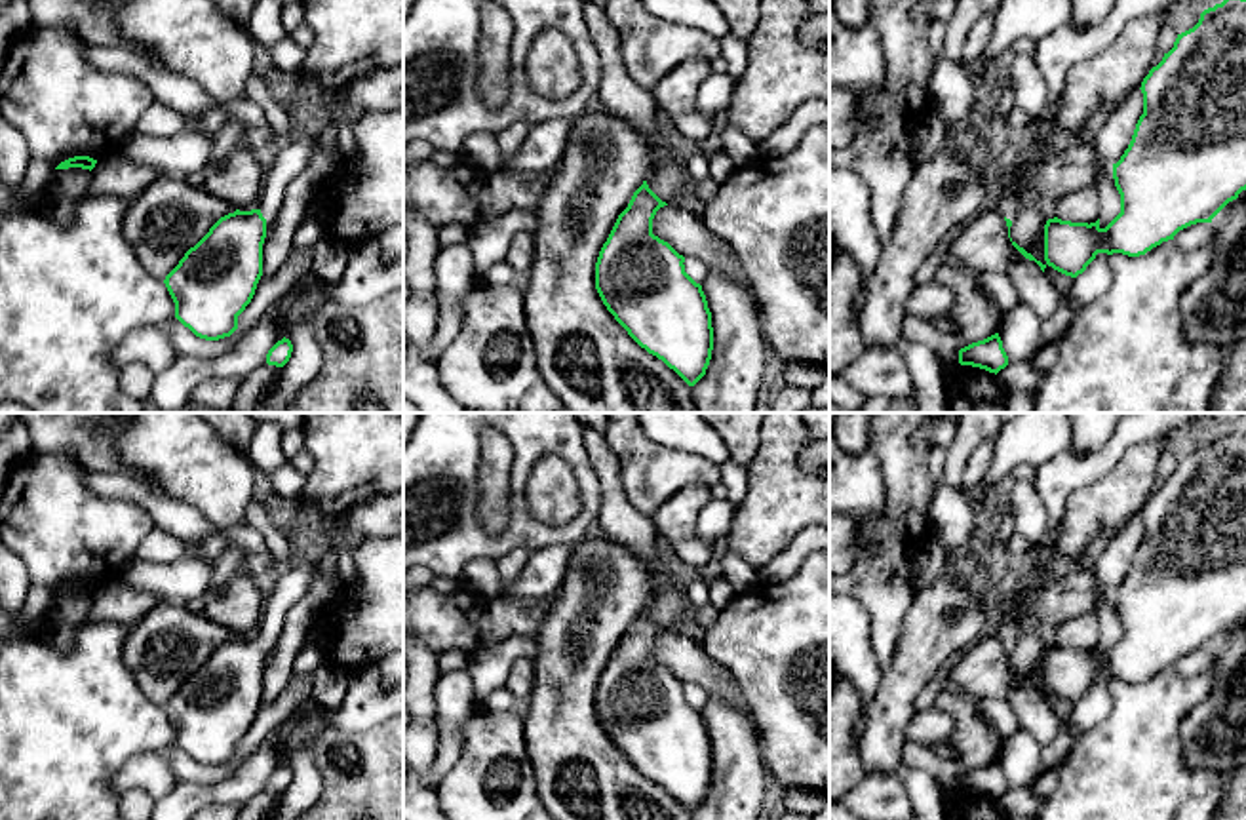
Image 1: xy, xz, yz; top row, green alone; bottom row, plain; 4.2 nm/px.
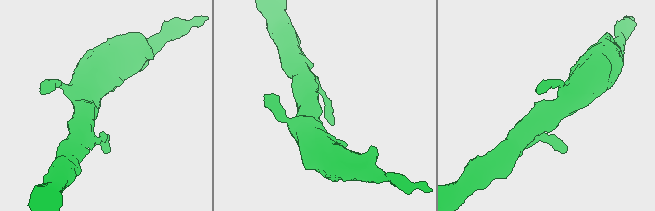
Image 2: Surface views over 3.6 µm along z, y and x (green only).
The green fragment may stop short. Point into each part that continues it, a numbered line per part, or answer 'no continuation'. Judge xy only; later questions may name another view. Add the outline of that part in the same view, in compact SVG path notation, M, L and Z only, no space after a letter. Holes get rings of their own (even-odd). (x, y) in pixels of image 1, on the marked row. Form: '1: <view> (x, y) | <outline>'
1: xy (286, 160) | M304 135L295 141L283 141L270 148L266 158L266 179L259 198L259 209L266 223L272 223L283 204L285 190L302 171L314 154L314 137Z

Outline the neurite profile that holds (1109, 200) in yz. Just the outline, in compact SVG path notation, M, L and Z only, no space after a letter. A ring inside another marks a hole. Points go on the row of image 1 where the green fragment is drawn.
M1105 158L1096 190L1100 196L1100 228L1105 228L1120 213L1120 194L1115 186L1111 164Z

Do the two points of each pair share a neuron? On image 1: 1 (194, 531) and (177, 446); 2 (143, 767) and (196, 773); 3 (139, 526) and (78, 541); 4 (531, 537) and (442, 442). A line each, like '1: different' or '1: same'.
1: different
2: different
3: same
4: same

